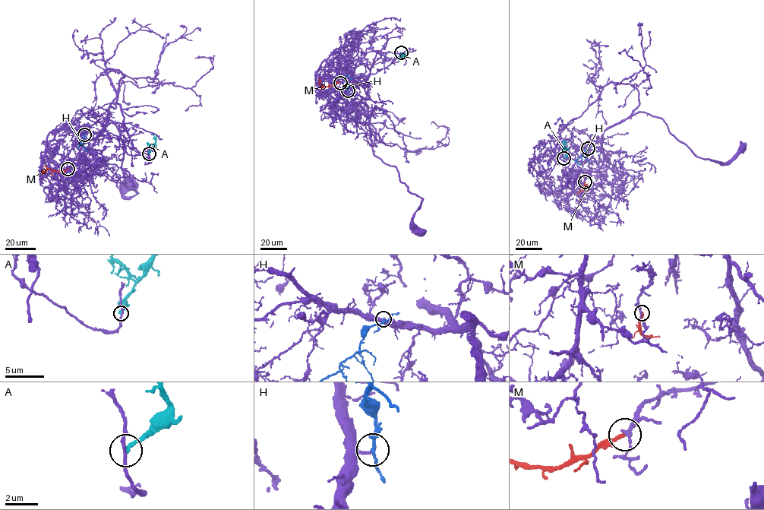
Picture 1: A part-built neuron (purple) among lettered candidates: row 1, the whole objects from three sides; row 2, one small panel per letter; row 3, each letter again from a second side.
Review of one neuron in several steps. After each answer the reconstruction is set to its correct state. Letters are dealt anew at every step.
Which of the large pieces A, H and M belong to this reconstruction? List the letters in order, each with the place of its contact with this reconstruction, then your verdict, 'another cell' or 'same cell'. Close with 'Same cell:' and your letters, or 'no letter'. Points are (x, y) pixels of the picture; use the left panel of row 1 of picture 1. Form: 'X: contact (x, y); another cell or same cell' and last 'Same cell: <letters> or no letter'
A: contact (149, 153); another cell
H: contact (84, 134); same cell
M: contact (67, 169); another cell
Same cell: H

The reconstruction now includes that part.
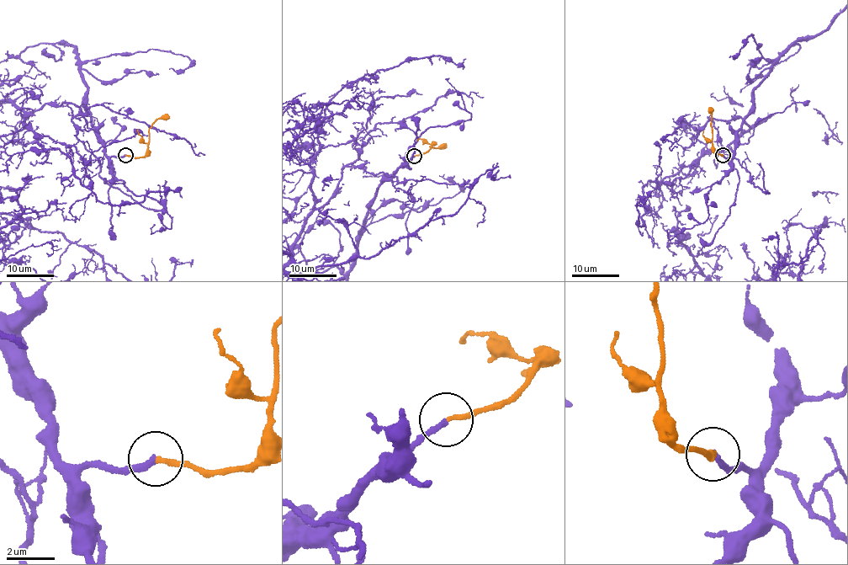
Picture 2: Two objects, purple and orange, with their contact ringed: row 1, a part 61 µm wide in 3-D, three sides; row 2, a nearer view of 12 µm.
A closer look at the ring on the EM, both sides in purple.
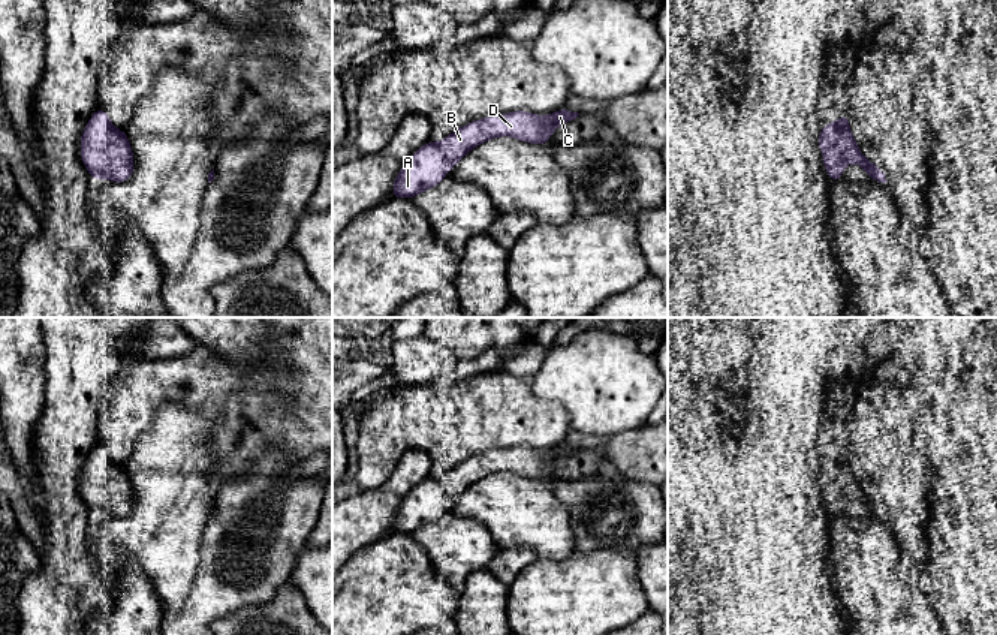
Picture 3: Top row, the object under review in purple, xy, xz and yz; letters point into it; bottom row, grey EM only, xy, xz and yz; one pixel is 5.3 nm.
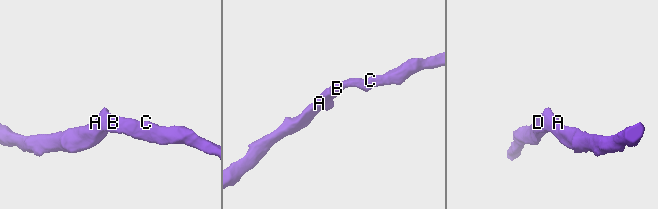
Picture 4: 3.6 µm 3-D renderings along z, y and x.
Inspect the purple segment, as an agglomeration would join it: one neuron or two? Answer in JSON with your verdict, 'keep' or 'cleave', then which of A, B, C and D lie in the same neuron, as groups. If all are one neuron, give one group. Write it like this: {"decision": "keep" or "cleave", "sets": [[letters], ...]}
{"decision": "keep", "sets": [["A", "B", "C", "D"]]}

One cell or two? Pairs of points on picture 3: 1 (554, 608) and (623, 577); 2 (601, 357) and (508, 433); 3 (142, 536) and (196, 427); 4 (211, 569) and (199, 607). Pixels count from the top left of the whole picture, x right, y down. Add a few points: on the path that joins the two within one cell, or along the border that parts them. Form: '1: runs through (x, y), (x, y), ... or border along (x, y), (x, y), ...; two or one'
1: runs through (571, 604), (584, 596), (599, 593), (607, 586); one
2: border along (530, 378), (539, 399), (568, 414), (569, 427); two
3: runs through (169, 509), (174, 454); one
4: runs through (211, 578), (211, 595), (208, 598); one

